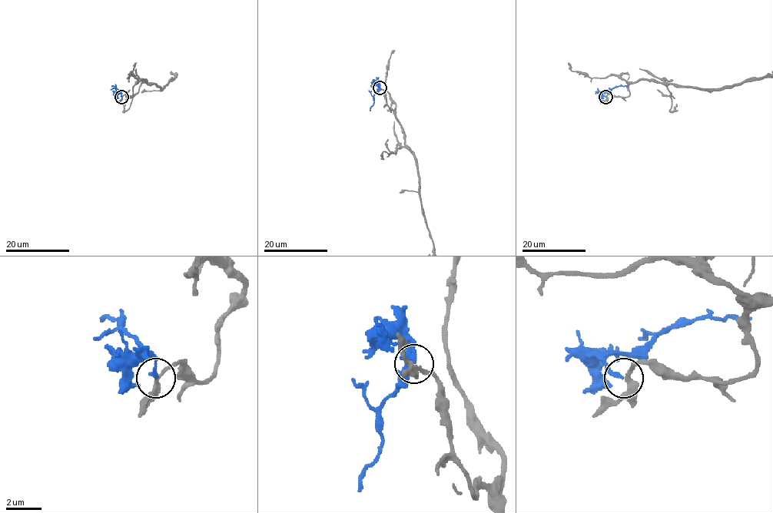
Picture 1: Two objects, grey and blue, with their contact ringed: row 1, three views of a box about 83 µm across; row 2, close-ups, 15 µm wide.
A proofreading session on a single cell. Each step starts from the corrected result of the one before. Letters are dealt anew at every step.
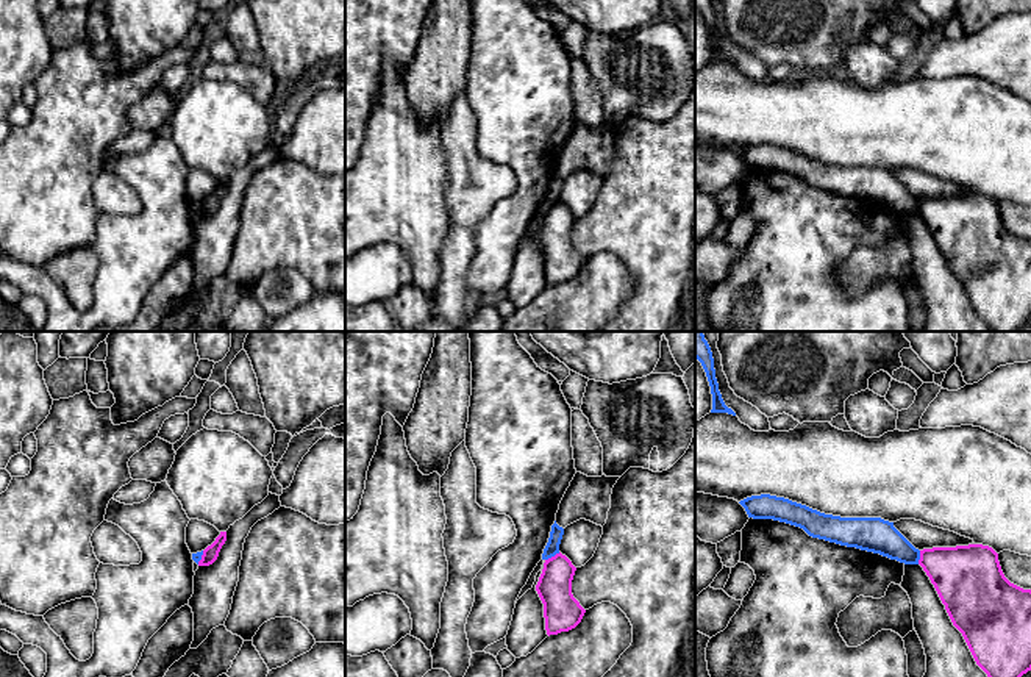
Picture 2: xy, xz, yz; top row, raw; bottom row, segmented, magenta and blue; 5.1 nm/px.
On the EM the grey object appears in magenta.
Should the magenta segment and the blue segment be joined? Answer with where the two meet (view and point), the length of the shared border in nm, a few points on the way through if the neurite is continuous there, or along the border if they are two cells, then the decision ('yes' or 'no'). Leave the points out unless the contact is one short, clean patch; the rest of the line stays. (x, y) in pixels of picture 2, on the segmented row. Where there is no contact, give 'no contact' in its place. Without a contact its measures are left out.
xz (552, 557) | 90 nm | along xz (560, 552), (545, 560) | no

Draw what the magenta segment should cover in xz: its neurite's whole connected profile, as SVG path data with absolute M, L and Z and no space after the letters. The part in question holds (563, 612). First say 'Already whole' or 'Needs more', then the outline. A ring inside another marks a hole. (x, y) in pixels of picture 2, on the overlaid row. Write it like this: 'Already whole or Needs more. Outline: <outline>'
Already whole. Outline: M561 552L545 560L536 591L544 604L547 635L558 635L575 629L586 610L572 594L576 568Z

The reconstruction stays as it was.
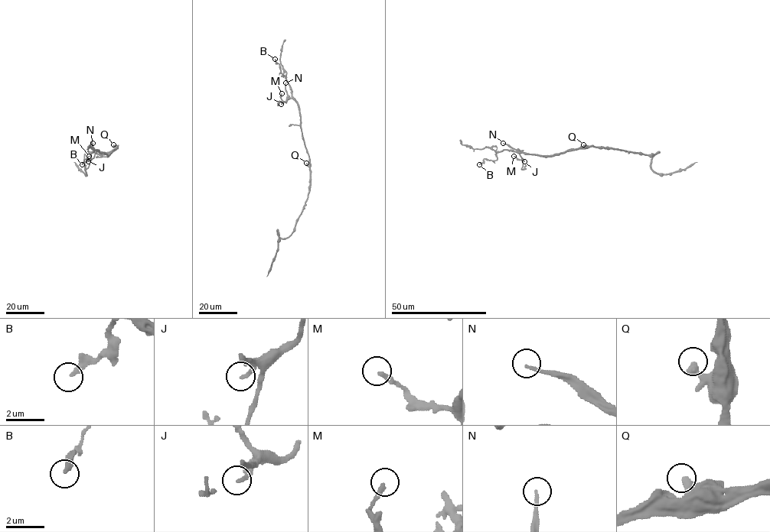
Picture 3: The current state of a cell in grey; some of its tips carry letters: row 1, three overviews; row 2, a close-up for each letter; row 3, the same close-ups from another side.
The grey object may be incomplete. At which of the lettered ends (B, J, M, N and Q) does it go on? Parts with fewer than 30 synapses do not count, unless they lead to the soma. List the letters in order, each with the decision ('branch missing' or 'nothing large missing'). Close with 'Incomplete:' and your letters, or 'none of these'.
B: nothing large missing
J: nothing large missing
M: nothing large missing
N: branch missing
Q: nothing large missing
Incomplete: N

